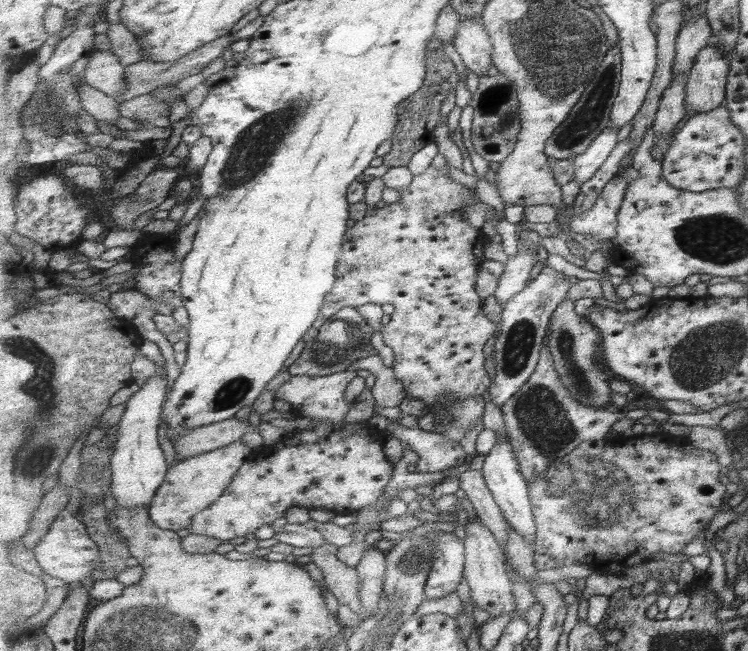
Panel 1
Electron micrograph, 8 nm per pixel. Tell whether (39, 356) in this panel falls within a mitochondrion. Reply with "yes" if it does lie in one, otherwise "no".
yes

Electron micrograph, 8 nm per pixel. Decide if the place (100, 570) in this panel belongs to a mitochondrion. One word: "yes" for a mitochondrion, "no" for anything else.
no

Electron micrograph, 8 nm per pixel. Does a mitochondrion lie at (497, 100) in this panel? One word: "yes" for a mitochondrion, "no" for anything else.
yes

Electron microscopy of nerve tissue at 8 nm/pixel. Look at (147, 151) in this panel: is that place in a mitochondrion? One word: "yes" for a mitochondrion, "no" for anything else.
no

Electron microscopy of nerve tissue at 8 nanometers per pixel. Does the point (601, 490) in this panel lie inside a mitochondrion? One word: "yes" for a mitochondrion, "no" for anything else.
yes

